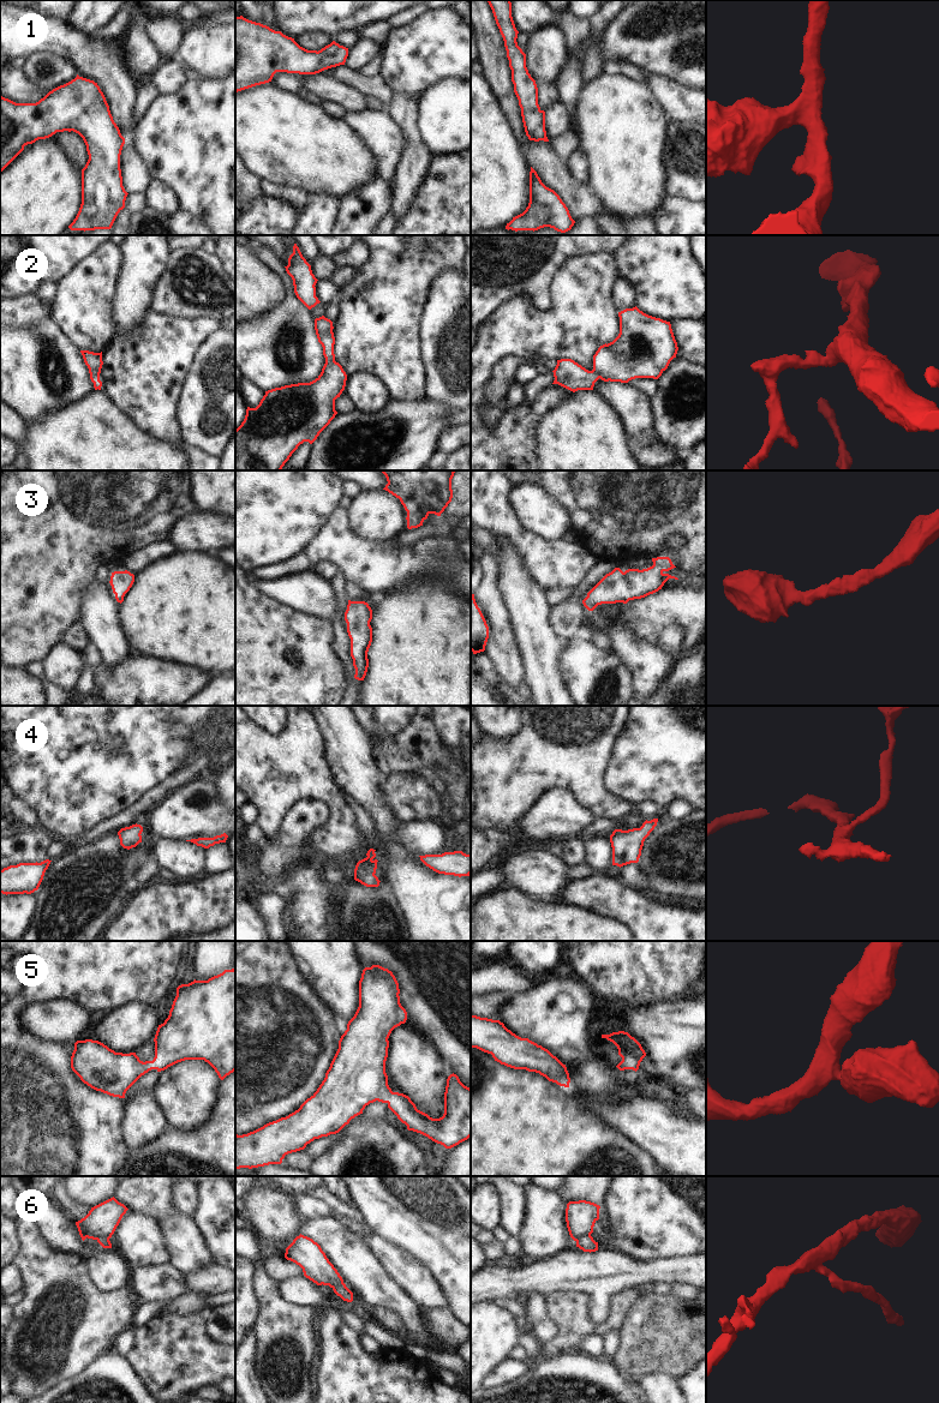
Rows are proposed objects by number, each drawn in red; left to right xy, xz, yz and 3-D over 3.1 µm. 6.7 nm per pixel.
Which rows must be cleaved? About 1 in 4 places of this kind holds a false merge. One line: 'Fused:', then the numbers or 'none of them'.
Fused: 6

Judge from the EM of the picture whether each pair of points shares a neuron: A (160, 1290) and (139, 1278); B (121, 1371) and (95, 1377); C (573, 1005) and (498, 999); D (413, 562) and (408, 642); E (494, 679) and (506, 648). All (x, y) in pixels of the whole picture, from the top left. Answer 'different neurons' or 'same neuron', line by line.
A: same neuron
B: same neuron
C: different neurons
D: different neurons
E: different neurons

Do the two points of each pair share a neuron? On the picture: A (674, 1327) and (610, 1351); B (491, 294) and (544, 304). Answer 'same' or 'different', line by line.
A: different
B: same

